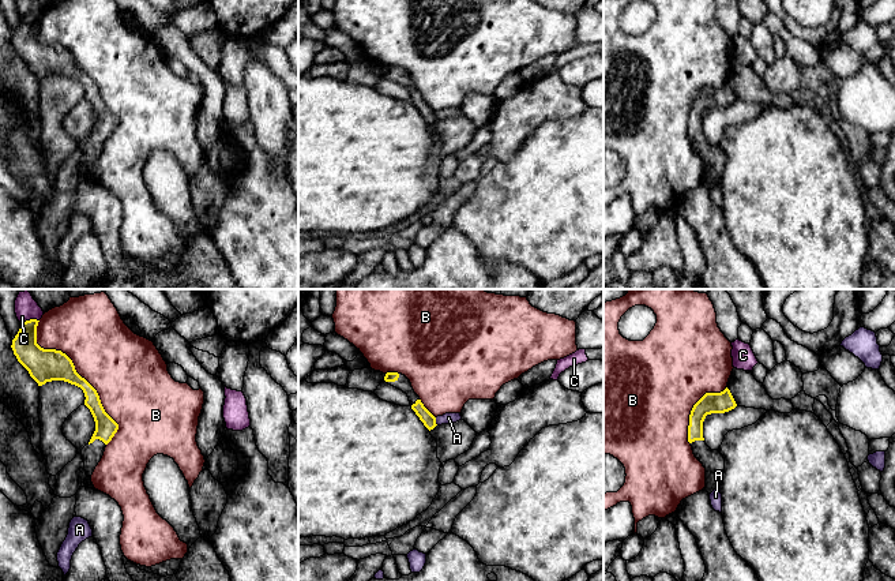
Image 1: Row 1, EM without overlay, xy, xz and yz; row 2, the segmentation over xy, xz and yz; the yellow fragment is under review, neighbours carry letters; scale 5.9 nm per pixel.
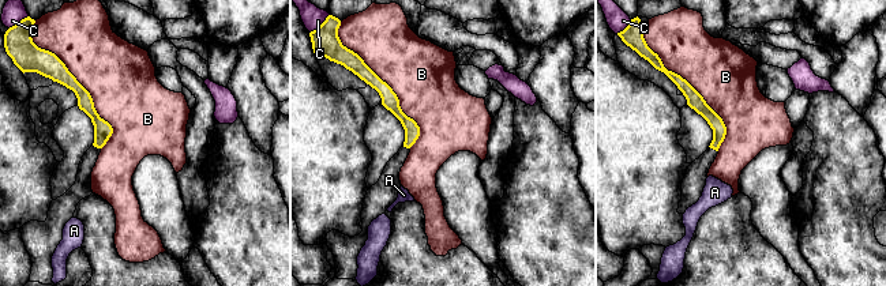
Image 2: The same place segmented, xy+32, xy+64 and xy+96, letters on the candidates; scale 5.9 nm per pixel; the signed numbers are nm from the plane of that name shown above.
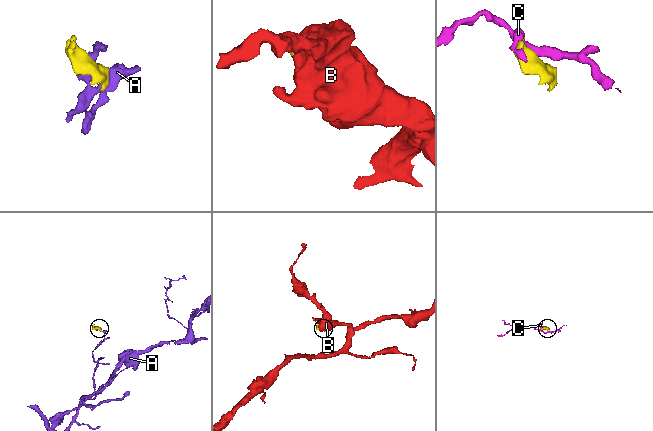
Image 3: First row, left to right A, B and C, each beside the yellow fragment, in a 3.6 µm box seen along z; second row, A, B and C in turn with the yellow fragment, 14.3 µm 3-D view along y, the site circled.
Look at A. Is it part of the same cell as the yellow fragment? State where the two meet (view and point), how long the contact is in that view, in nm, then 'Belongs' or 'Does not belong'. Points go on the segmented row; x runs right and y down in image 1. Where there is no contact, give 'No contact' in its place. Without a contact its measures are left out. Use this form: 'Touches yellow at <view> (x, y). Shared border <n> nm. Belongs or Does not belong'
Touches yellow at xz (435, 422). Shared border 50 nm. Does not belong

